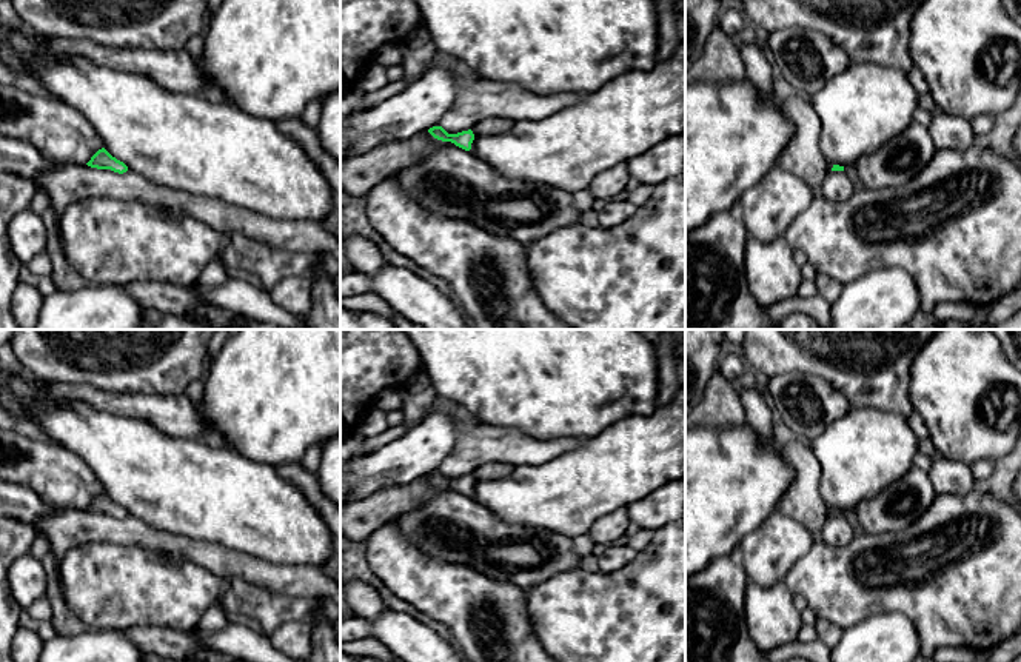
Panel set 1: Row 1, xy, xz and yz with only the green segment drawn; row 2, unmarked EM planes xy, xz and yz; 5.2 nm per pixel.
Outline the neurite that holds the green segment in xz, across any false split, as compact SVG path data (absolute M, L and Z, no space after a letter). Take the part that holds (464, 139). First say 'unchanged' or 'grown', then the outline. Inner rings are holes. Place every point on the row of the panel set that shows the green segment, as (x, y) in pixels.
grown; M487 119L477 123L473 129L462 131L457 134L448 134L442 126L433 126L428 129L428 132L442 142L451 142L456 146L468 151L471 155L476 155L474 152L474 137L477 134L497 134L505 132L513 126L511 120L505 119Z

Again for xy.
unchanged; M105 148L99 149L86 165L97 169L111 169L119 174L128 171L128 166L112 157Z

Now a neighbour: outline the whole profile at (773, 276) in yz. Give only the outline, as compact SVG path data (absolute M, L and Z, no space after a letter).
M748 236L742 252L742 269L747 274L750 294L762 308L798 296L801 266L784 237L761 242Z

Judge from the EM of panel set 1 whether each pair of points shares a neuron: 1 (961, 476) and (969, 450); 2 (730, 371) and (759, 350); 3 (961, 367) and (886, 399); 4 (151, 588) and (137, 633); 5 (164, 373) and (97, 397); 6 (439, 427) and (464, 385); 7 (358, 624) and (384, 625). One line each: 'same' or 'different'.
1: different
2: different
3: different
4: different
5: different
6: different
7: different

